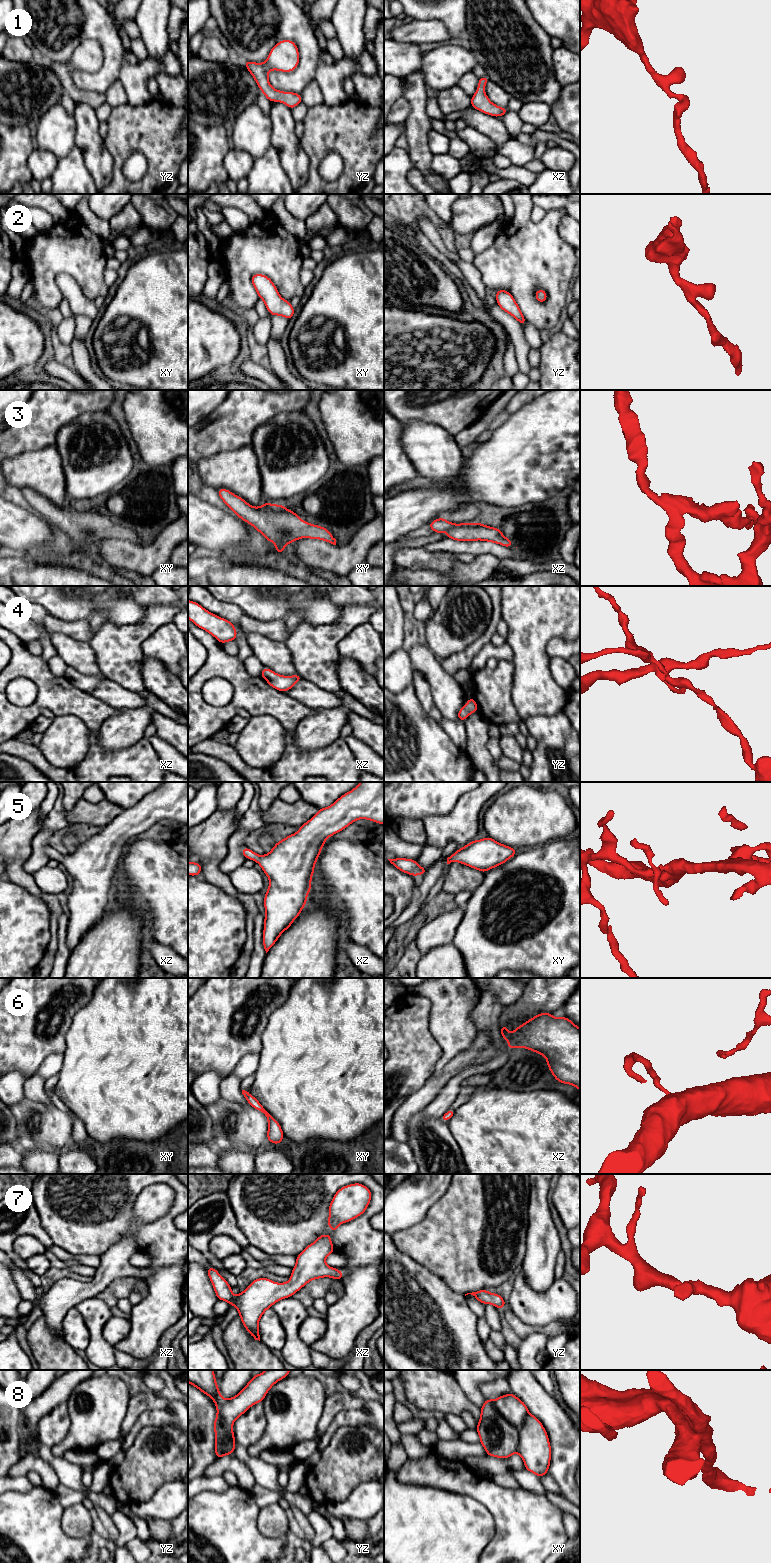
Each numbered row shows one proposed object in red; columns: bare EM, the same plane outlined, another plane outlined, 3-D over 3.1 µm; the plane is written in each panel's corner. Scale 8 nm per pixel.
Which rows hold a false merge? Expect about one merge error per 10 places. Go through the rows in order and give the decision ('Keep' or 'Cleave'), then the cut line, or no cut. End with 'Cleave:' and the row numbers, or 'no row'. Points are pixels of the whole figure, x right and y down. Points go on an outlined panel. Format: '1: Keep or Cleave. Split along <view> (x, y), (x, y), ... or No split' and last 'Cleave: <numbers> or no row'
1: Keep. No split
2: Keep. No split
3: Keep. No split
4: Keep. No split
5: Keep. No split
6: Keep. No split
7: Keep. No split
8: Keep. No split
Cleave: no row

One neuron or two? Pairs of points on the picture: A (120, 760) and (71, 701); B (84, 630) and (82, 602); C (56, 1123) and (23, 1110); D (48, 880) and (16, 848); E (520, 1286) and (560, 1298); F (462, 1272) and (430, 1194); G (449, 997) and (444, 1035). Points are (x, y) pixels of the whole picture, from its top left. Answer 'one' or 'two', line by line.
A: two
B: two
C: one
D: two
E: one
F: two
G: one

